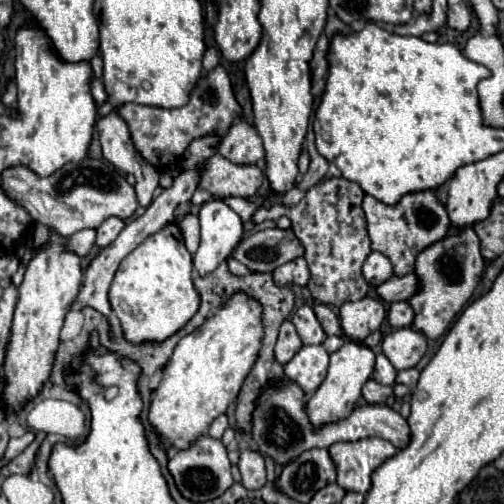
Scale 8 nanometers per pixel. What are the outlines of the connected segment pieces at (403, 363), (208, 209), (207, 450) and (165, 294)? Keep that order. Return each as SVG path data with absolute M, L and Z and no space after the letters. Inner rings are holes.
M398 328L384 336L382 352L396 370L414 368L426 352L426 336L414 328Z
M212 198L200 208L200 248L194 254L194 266L200 276L212 272L238 246L244 234L242 218L226 206L224 200Z
M200 436L188 450L176 452L168 462L168 470L180 494L192 502L214 500L222 496L234 482L230 476L230 460L226 456L226 448L222 446L220 440L214 440L210 436Z
M166 224L156 234L150 234L150 238L122 260L108 298L130 344L164 342L184 328L198 312L200 298L192 282L192 254L186 250L176 224Z

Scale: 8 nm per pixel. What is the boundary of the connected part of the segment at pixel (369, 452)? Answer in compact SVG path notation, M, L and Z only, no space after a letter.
M364 438L358 442L332 444L328 452L338 470L338 486L366 494L370 490L370 474L386 458L394 456L396 448L382 438Z

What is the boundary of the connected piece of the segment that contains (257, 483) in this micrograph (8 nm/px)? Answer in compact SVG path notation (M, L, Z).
M242 450L238 468L242 474L242 486L246 486L248 490L258 490L266 484L264 458L256 450Z

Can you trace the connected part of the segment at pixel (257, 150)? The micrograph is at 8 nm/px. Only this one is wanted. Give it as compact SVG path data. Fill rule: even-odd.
M248 122L234 124L222 138L218 152L234 164L256 164L264 158L262 138Z

